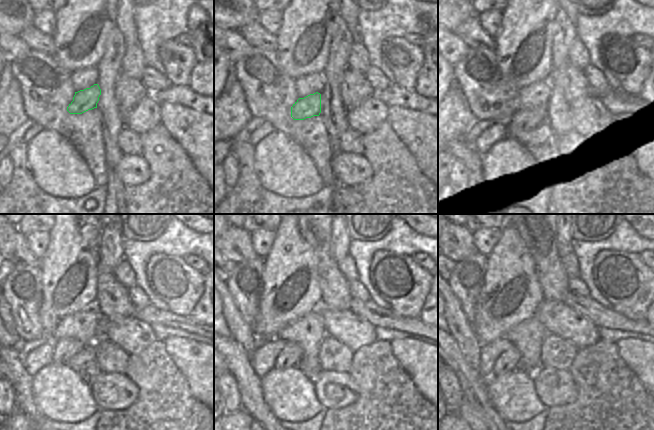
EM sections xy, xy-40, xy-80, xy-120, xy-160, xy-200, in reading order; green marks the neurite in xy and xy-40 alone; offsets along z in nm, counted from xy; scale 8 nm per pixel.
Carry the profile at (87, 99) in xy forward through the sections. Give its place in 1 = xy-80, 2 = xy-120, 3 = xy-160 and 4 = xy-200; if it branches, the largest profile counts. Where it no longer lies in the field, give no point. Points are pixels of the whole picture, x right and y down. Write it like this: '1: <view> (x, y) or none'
1: xy-80 (525, 120)
2: xy-120 (65, 348)
3: xy-160 (291, 354)
4: xy-200 (509, 360)

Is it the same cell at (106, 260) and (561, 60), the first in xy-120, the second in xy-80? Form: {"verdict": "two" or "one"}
{"verdict": "one"}

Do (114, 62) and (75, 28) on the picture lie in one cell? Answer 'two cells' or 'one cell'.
two cells

